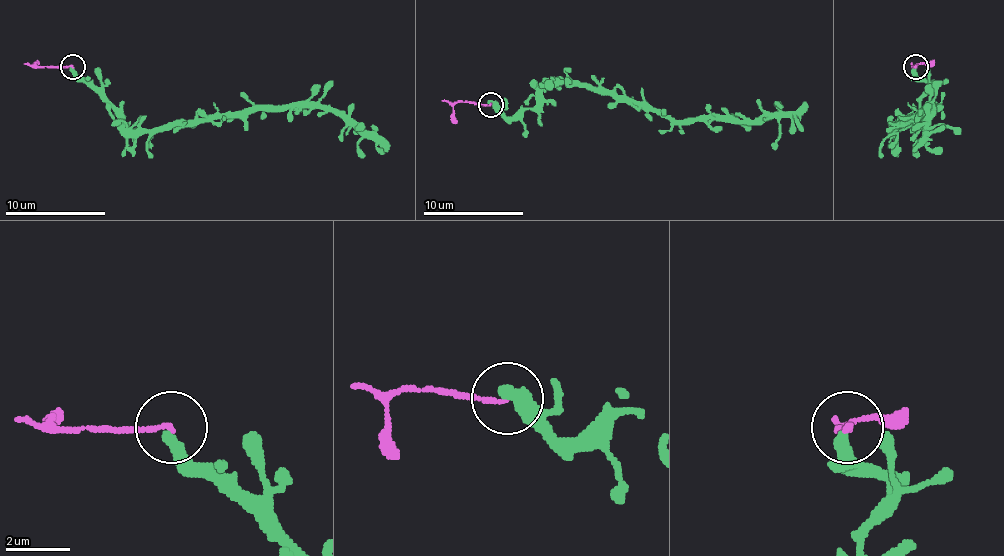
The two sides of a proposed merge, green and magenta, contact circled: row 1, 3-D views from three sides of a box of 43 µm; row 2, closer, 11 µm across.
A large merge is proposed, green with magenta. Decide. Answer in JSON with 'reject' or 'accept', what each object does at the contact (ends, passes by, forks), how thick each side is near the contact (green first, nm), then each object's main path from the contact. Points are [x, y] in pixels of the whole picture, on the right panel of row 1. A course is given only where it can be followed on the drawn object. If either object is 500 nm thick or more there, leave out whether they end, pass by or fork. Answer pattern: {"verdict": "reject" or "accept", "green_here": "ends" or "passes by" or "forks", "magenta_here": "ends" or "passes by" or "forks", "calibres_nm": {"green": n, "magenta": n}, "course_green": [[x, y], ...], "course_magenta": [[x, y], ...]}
{"verdict": "reject", "green_here": "ends", "magenta_here": "ends", "calibres_nm": {"green": 360, "magenta": 150}, "course_green": [[915, 68], [927, 93], [920, 110], [895, 130], [910, 118], [920, 118], [929, 105], [927, 140], [942, 153]], "course_magenta": [[915, 65], [934, 60]]}

